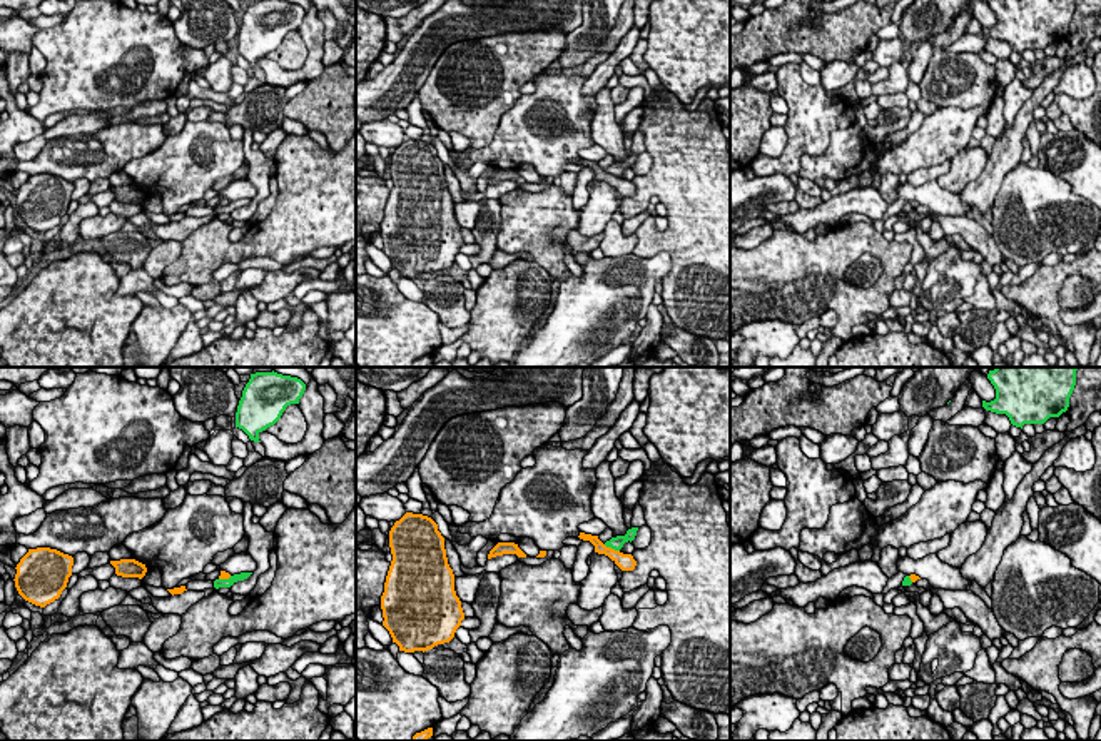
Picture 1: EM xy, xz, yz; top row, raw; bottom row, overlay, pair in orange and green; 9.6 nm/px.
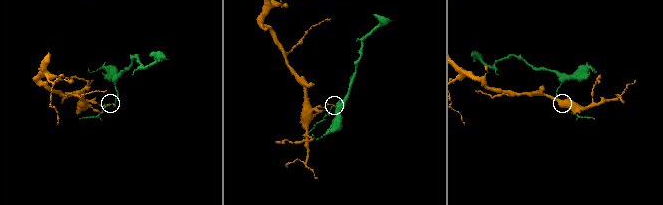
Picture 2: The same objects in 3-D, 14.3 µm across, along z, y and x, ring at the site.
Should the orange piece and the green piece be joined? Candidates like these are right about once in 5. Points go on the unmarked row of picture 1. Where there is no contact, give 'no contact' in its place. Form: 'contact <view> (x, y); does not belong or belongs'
contact xz (610, 174); does not belong

